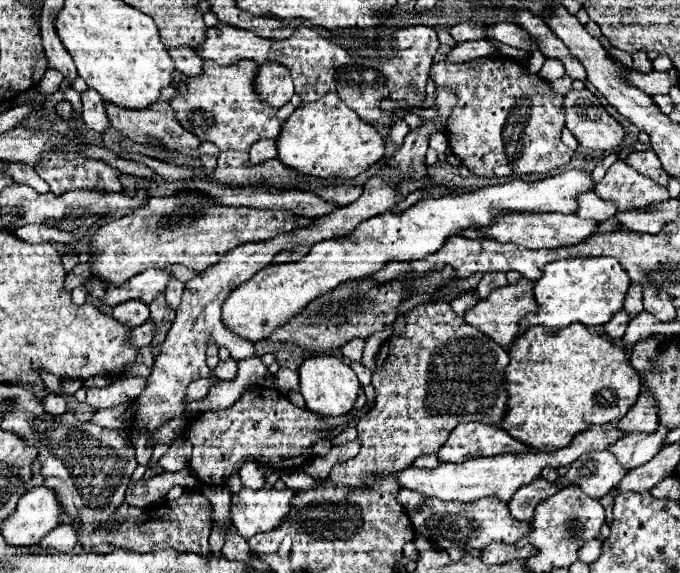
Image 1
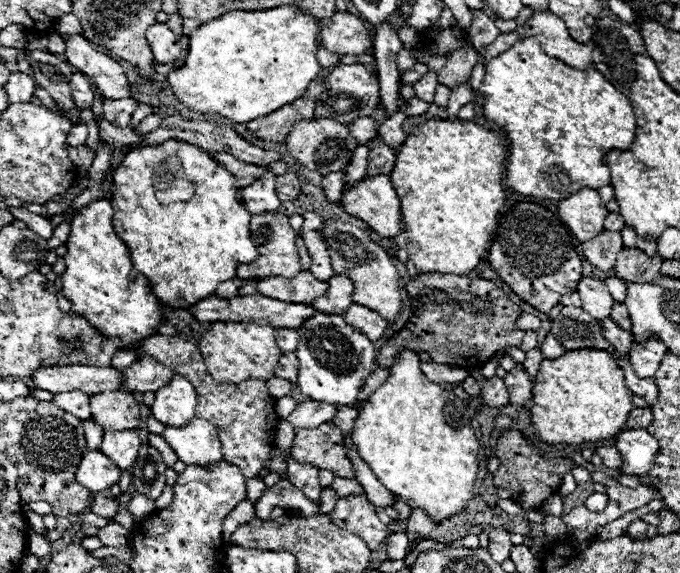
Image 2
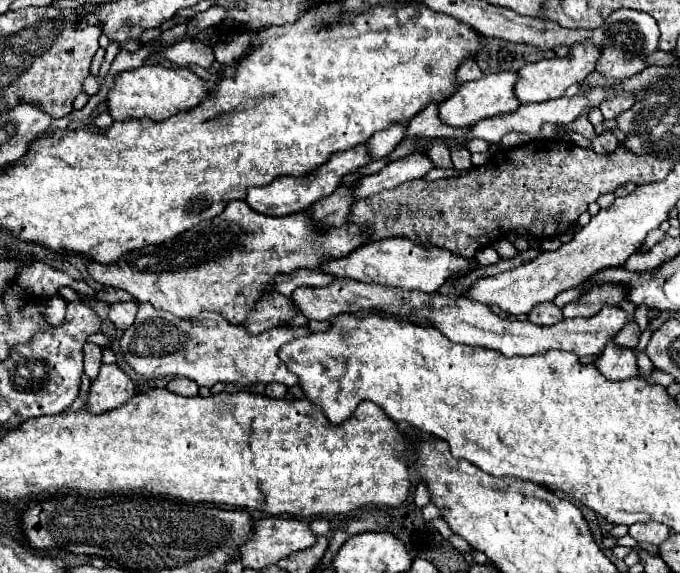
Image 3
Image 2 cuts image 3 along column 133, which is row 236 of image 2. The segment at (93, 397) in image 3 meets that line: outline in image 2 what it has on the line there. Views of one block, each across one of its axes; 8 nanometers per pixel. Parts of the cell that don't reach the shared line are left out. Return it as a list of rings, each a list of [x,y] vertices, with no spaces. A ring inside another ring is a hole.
[[[374,176],[358,182],[342,194],[344,210],[366,222],[382,238],[394,240],[402,232],[400,200],[388,176]]]

